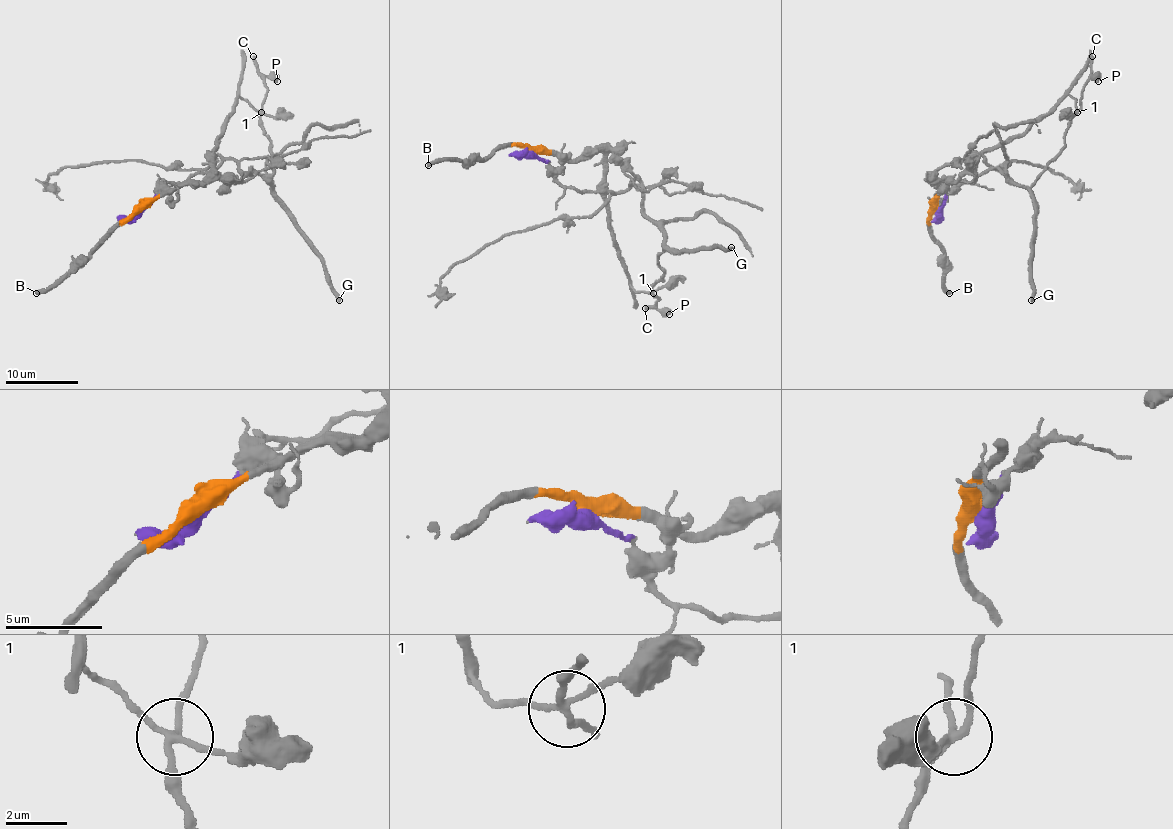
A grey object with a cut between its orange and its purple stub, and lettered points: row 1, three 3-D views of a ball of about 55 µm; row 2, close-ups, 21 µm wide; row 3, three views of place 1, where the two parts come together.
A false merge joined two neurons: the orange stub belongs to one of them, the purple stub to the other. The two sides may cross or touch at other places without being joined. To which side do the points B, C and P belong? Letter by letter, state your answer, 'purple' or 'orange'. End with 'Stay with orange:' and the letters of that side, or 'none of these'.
B: orange
C: purple
P: purple
Stay with orange: B

